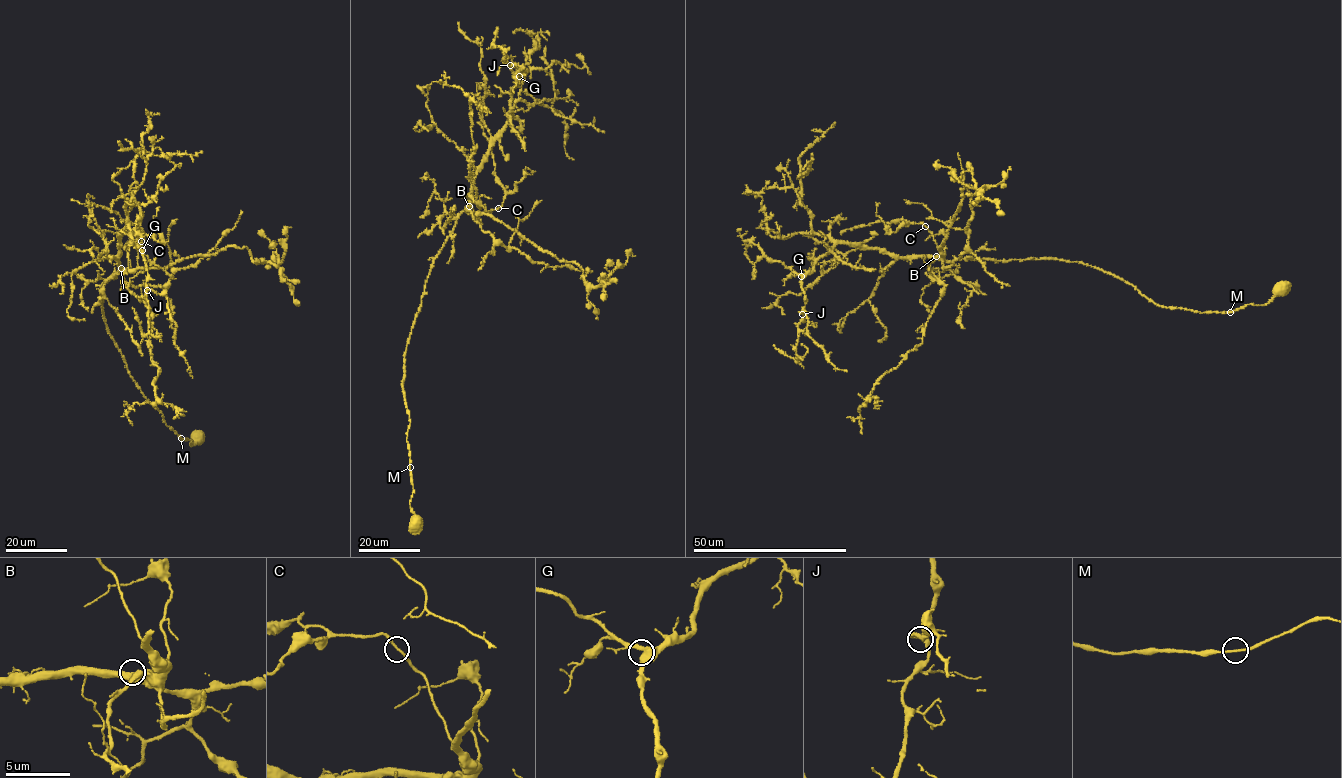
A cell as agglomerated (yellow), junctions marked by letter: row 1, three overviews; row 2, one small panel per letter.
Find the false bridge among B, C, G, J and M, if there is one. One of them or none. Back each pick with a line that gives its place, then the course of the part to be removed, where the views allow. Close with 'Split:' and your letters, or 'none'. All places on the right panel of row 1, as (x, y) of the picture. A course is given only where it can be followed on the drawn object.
Split: none

